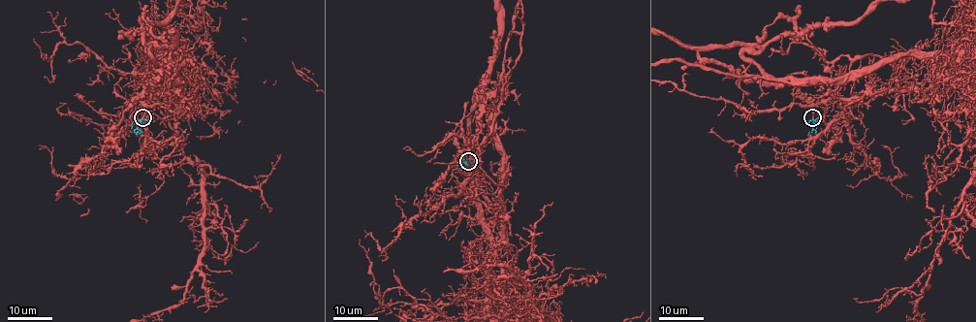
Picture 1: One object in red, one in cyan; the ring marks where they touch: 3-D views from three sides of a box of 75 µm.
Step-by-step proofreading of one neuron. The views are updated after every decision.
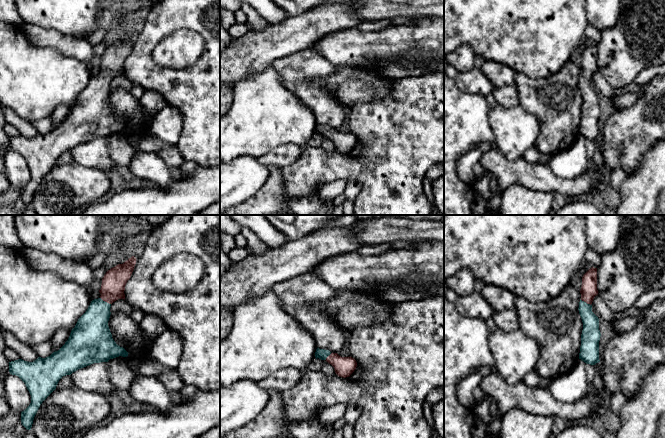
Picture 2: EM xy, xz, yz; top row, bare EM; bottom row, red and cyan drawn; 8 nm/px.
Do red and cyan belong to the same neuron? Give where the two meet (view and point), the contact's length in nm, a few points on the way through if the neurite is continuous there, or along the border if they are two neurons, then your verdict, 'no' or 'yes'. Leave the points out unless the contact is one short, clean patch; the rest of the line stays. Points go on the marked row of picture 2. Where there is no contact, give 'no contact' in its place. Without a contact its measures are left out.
meets red in xy at (105, 301); contact 110 nm long; runs through xy (113, 283), (113, 287), (105, 301), (99, 309), (92, 329); yes

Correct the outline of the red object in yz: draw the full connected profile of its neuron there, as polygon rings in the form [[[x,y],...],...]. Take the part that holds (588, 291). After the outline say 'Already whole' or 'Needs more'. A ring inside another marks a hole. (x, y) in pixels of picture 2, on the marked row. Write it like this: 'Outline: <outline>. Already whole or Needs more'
Outline: [[[590,268],[582,277],[581,300],[579,302],[579,314],[583,322],[581,334],[581,346],[579,359],[586,364],[599,363],[599,318],[592,312],[592,302],[597,290],[597,268]]]. Needs more

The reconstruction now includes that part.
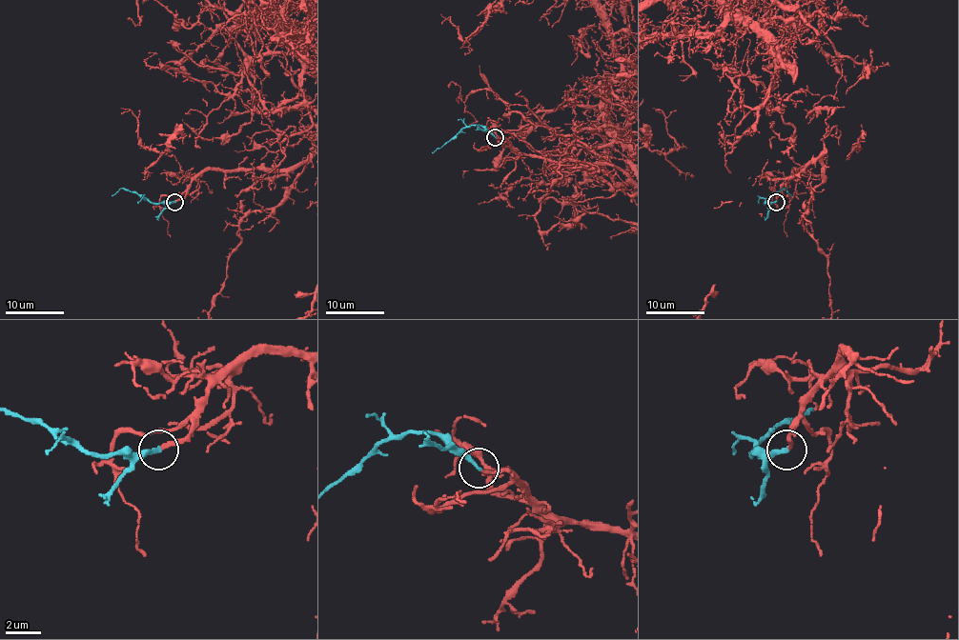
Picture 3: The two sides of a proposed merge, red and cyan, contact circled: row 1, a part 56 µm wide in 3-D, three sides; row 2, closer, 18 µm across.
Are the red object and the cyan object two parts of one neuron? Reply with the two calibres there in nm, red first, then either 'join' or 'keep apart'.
190/240 nm | join

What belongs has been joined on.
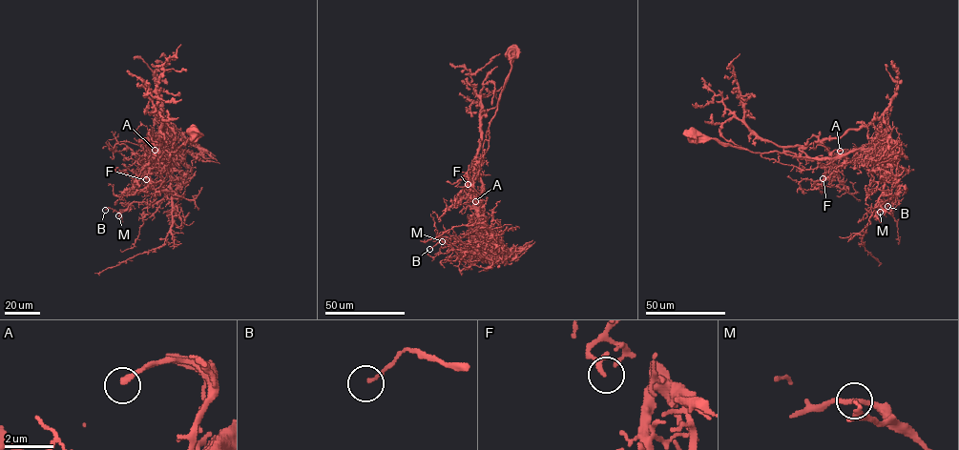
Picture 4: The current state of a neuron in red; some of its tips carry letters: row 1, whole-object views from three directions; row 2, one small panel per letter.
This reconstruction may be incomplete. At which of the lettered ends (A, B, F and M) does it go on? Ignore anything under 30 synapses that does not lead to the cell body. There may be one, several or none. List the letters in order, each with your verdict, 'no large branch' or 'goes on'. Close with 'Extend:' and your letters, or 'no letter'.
A: goes on
B: no large branch
F: no large branch
M: no large branch
Extend: A

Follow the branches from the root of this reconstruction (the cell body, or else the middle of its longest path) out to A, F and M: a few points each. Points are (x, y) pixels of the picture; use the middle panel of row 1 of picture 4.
A: (512, 53), (509, 77), (483, 144), (478, 167), (481, 201), (475, 201)
F: (512, 53), (509, 77), (489, 127), (488, 148), (480, 174), (470, 186), (468, 184)
M: (512, 53), (509, 77), (489, 126), (478, 167), (482, 186), (478, 240), (495, 259), (454, 249), (442, 241)

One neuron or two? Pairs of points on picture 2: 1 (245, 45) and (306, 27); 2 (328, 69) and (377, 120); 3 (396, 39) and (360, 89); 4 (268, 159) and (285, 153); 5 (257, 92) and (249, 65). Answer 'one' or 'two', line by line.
1: one
2: two
3: two
4: one
5: two

